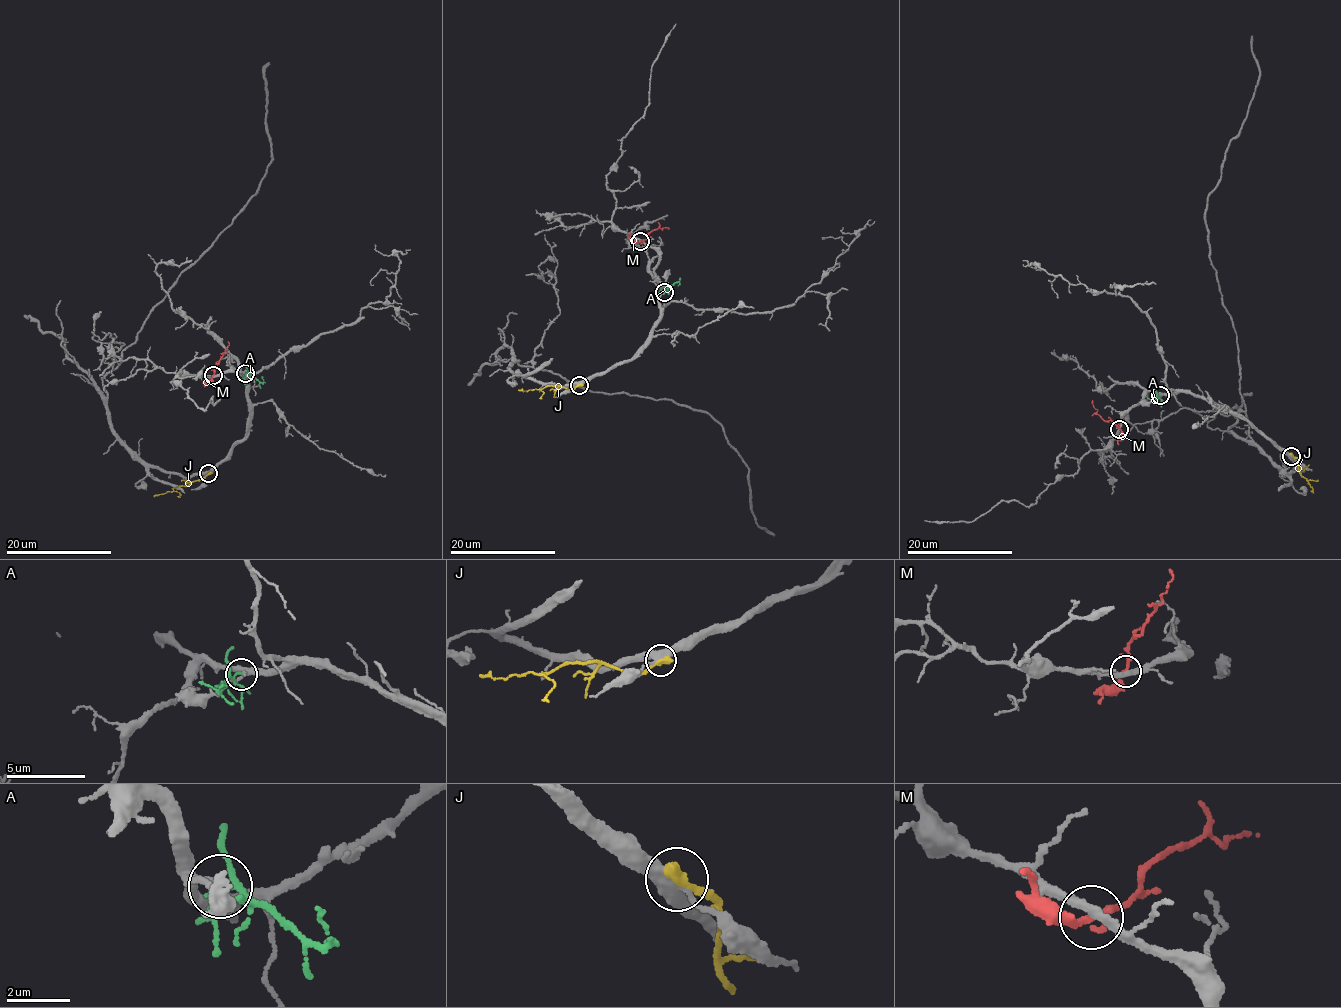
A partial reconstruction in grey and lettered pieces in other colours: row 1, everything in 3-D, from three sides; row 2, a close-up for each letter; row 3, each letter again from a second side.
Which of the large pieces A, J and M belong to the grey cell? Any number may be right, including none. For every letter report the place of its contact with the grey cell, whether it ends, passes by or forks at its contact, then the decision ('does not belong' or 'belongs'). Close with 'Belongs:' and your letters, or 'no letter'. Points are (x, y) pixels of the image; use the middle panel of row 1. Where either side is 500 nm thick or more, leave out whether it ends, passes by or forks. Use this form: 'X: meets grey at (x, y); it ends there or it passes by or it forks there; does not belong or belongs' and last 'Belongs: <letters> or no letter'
A: meets grey at (664, 292); it forks there; does not belong
J: meets grey at (579, 385); it ends there; does not belong
M: meets grey at (640, 241); it forks there; does not belong
Belongs: no letter

